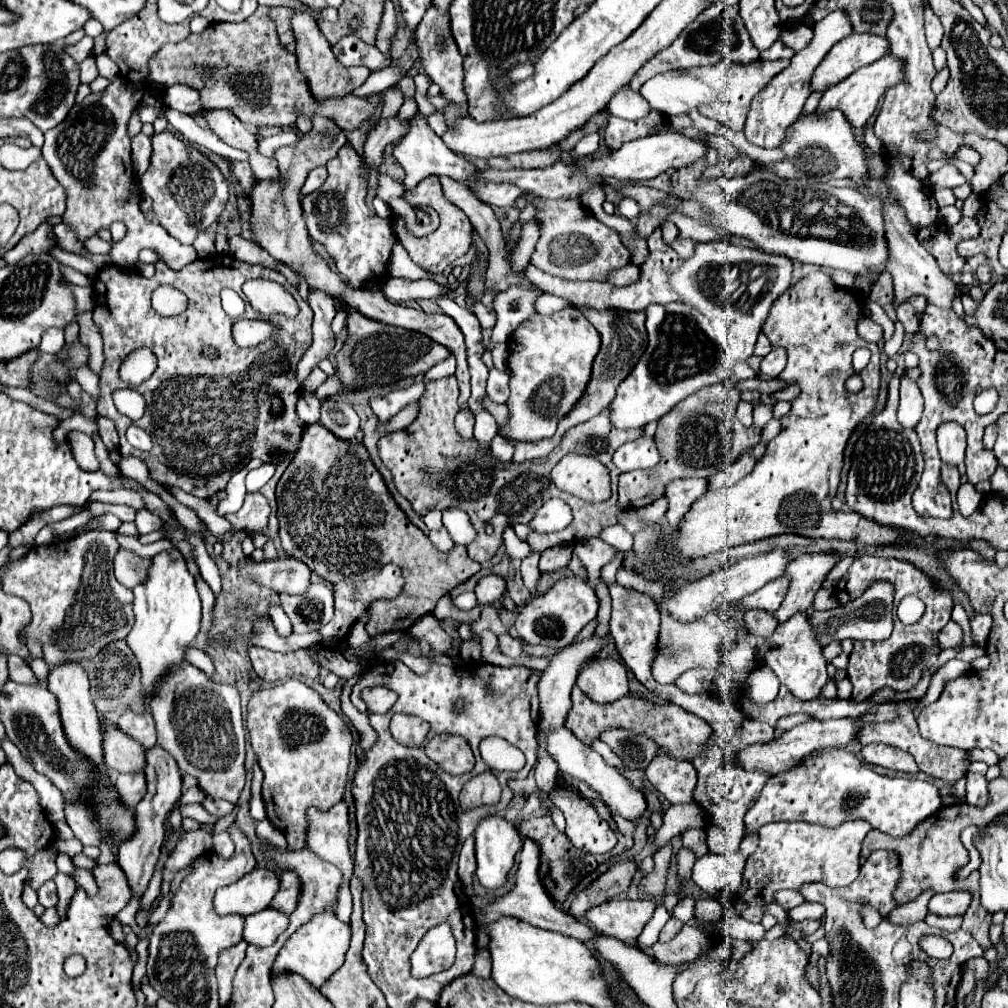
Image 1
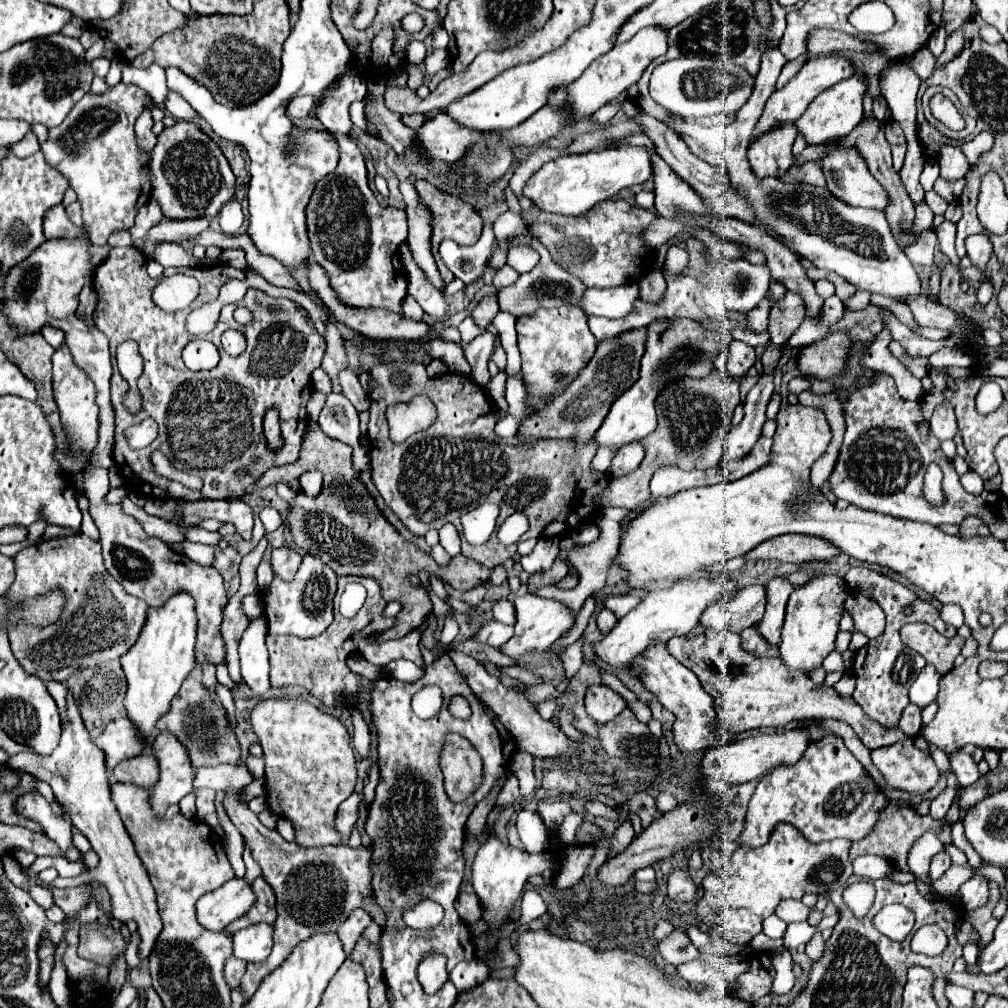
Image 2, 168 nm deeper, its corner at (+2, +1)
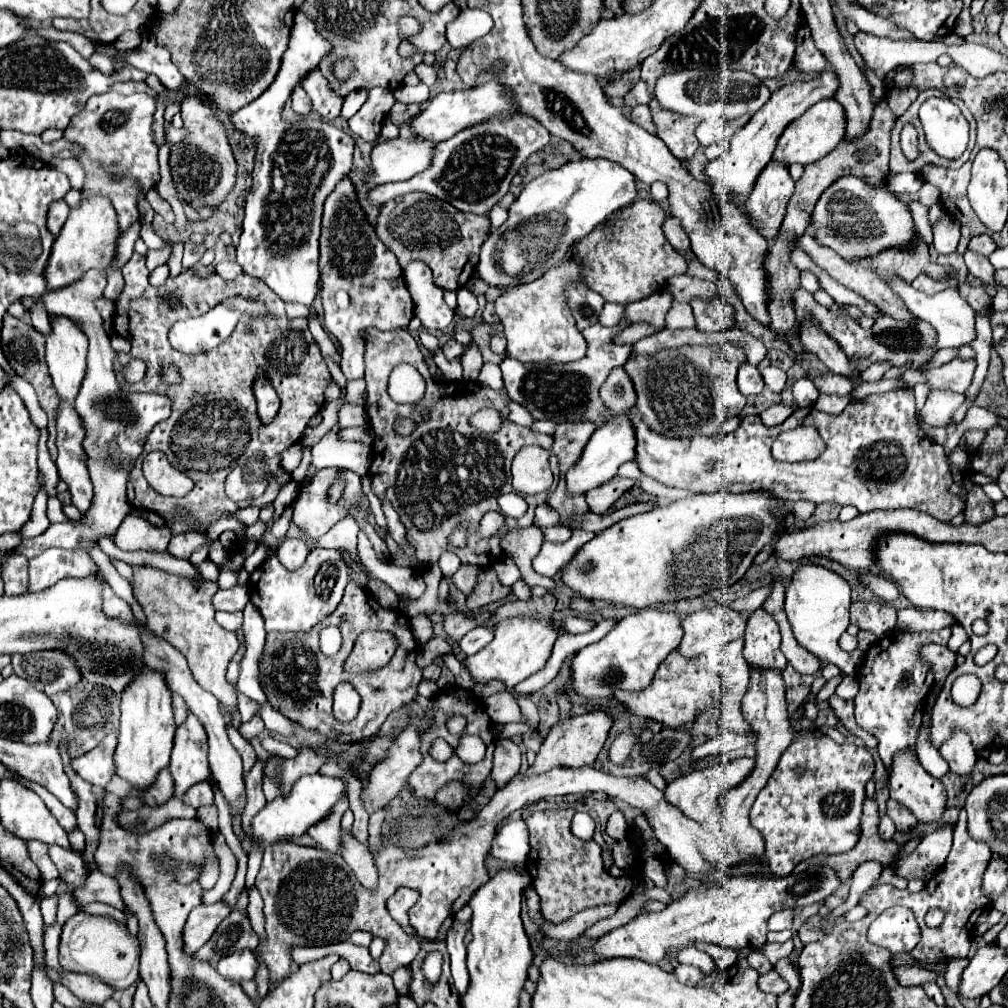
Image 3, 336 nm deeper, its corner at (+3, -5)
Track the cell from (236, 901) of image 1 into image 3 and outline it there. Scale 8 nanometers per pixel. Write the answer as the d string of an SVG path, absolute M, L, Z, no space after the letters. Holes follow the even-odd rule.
M215 902L215 904L201 904L197 906L185 924L183 930L183 942L185 942L185 952L195 954L215 932L215 928L231 914L231 906L225 902Z

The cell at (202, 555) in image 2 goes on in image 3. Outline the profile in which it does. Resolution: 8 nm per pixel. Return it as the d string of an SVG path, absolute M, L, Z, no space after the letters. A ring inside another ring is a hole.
M205 558L199 566L197 566L197 570L201 572L201 576L205 578L205 580L217 580L219 578L219 566L217 564L213 564L209 558Z

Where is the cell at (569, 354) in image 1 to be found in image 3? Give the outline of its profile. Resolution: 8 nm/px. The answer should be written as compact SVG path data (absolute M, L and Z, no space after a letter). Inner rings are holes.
M563 260L553 270L547 270L541 278L507 288L495 300L495 312L505 326L507 338L507 356L519 362L535 364L567 364L581 360L587 350L587 342L577 330L575 318L565 304L563 284L581 280L579 266L575 260Z

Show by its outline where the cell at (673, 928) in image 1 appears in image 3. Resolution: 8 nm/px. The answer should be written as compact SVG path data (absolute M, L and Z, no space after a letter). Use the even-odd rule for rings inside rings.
M679 964L673 972L675 972L677 980L679 980L681 984L687 984L687 986L695 986L695 984L699 984L699 982L705 978L699 968L687 966L687 964Z

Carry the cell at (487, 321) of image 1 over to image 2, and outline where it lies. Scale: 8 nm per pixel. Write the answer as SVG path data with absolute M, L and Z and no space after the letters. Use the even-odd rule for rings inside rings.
M468 316L460 326L458 326L458 330L460 330L460 334L462 334L462 342L460 342L460 346L462 348L466 348L466 344L470 342L470 338L474 340L478 334L482 334L484 330L482 328L478 328L476 324L474 324L474 320Z

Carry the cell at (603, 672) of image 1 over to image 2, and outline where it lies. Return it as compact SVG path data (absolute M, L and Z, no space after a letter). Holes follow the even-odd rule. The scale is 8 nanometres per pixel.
M604 684L590 686L586 692L586 712L598 724L606 724L614 720L624 708L626 708L626 702L622 700L622 696Z

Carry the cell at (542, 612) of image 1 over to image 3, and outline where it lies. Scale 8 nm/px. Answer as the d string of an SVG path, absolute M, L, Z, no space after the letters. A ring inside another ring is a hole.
M531 616L507 618L497 624L493 642L489 642L489 646L479 650L477 654L467 656L465 666L469 668L477 684L487 684L489 680L497 678L503 680L505 686L515 686L545 666L557 636L559 630L549 618L531 618Z

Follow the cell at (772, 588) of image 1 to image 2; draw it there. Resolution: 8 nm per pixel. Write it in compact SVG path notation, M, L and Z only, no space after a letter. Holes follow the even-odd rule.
M746 586L734 596L734 600L718 600L702 612L700 624L712 632L742 632L744 628L756 626L766 608L766 590L764 586Z

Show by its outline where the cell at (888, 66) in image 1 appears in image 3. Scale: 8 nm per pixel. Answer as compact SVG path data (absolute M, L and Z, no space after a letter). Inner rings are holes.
M827 98L821 100L817 104L813 104L803 116L799 116L797 120L793 120L785 132L779 138L779 144L773 152L775 160L781 160L785 164L811 164L817 162L819 158L823 158L825 154L829 154L843 138L845 138L845 128L847 128L847 118L845 118L845 108L835 100L835 98Z

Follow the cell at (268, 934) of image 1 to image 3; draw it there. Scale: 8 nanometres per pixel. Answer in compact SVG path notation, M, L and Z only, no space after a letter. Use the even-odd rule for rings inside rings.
M237 950L217 962L219 974L223 974L229 980L241 982L241 980L253 980L255 972L259 968L257 956L253 950Z

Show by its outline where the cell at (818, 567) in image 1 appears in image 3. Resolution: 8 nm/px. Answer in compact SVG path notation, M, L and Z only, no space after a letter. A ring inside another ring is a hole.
M763 606L749 616L749 630L745 630L743 656L749 664L761 668L785 670L787 658L781 652L779 624Z

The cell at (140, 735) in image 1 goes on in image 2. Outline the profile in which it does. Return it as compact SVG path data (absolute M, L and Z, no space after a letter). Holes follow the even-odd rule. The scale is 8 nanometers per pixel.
M128 718L114 720L106 726L106 730L94 740L94 744L106 756L106 768L112 770L122 760L140 756L144 752L142 740L138 740L138 732Z

